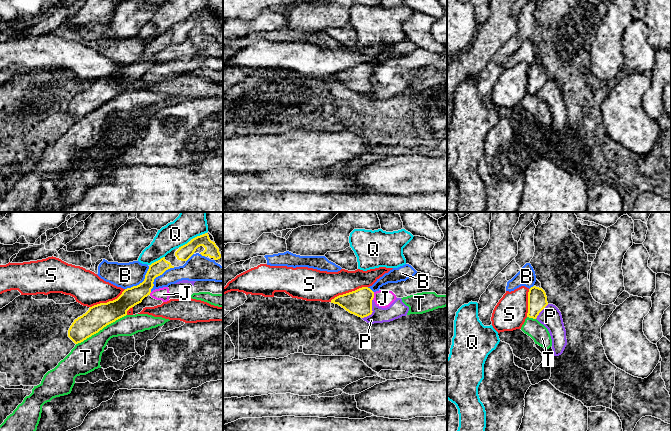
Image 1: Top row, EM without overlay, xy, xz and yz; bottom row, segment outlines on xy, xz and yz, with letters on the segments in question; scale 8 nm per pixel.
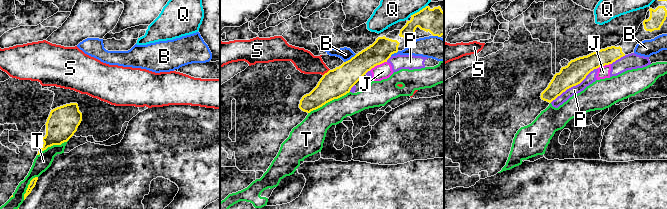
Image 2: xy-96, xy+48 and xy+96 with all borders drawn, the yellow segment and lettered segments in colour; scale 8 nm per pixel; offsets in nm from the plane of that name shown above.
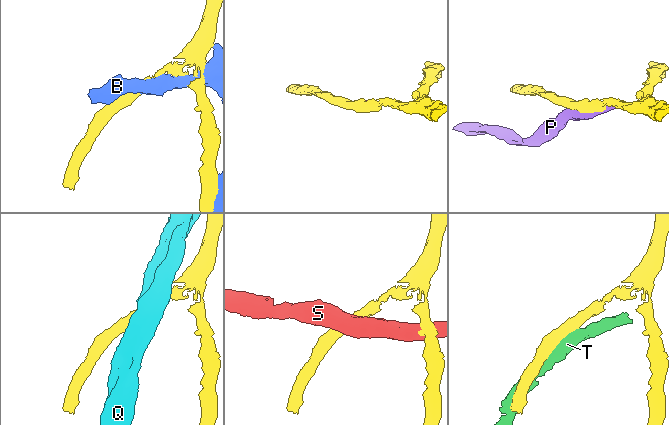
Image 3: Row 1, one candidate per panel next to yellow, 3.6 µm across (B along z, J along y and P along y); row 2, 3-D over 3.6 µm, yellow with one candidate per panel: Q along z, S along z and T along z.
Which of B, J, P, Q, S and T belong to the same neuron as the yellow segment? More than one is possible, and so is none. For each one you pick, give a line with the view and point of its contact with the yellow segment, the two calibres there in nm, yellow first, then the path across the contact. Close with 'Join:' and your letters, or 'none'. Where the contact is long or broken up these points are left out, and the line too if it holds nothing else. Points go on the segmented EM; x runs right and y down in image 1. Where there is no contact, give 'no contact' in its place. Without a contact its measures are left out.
Join: none

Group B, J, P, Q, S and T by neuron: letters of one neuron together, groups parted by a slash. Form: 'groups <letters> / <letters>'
groups B / J P / Q / S / T

